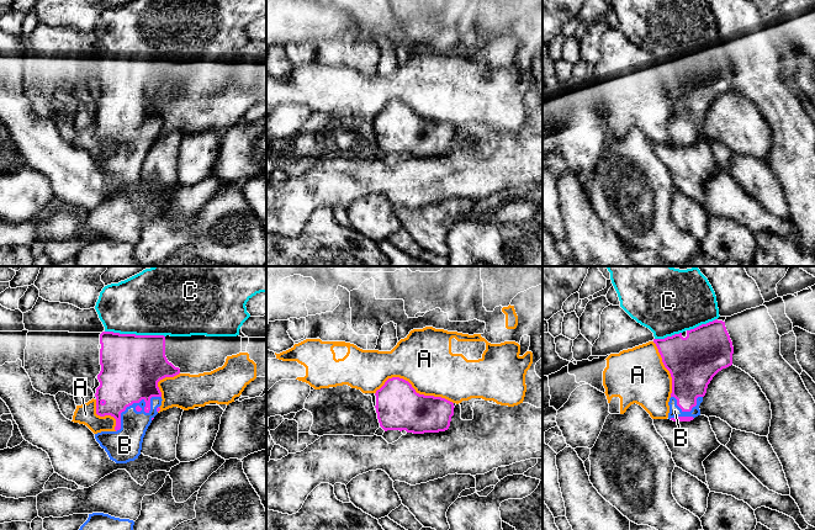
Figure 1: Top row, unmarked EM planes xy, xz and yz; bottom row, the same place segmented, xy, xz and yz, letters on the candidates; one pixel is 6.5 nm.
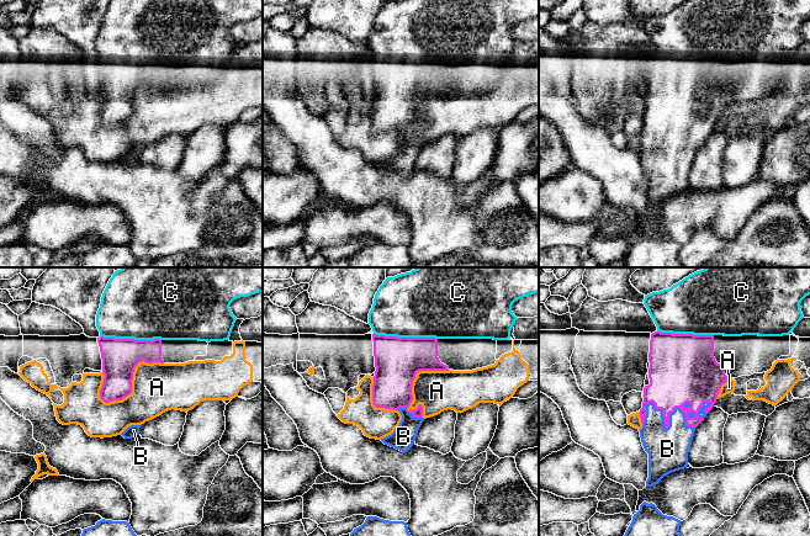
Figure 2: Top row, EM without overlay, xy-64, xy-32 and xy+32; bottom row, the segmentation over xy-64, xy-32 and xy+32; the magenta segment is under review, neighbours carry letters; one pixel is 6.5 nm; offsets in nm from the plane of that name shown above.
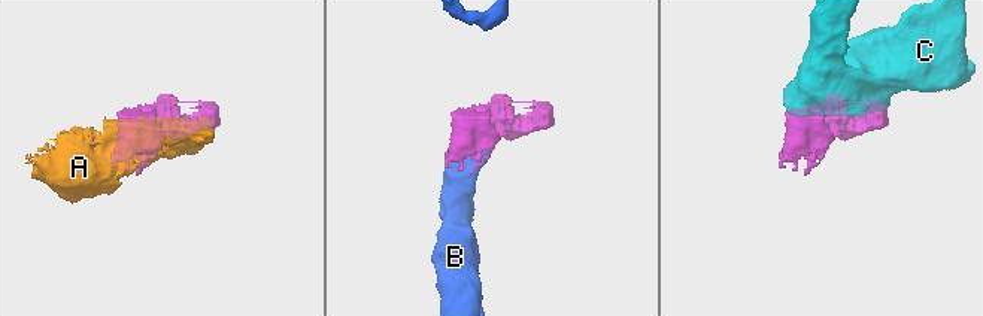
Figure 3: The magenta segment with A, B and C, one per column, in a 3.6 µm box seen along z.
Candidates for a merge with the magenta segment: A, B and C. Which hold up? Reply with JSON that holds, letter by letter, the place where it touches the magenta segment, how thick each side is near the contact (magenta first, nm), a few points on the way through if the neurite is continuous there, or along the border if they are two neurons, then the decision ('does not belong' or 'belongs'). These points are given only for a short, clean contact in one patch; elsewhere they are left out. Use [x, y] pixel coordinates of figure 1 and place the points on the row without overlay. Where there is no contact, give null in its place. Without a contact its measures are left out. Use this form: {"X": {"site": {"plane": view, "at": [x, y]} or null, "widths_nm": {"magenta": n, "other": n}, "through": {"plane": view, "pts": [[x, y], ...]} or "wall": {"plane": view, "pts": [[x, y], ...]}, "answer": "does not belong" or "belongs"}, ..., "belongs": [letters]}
{"A": {"site": {"plane": "xz", "at": [413, 112]}, "widths_nm": {"magenta": 300, "other": 360}, "answer": "does not belong"}, "B": {"site": {"plane": "xy", "at": [136, 126]}, "widths_nm": {"magenta": 400, "other": 180}, "answer": "belongs"}, "C": {"site": {"plane": "xy", "at": [135, 58]}, "widths_nm": {"magenta": 400, "other": 380}, "answer": "belongs"}, "belongs": ["B", "C"]}

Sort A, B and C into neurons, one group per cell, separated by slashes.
A / B C

